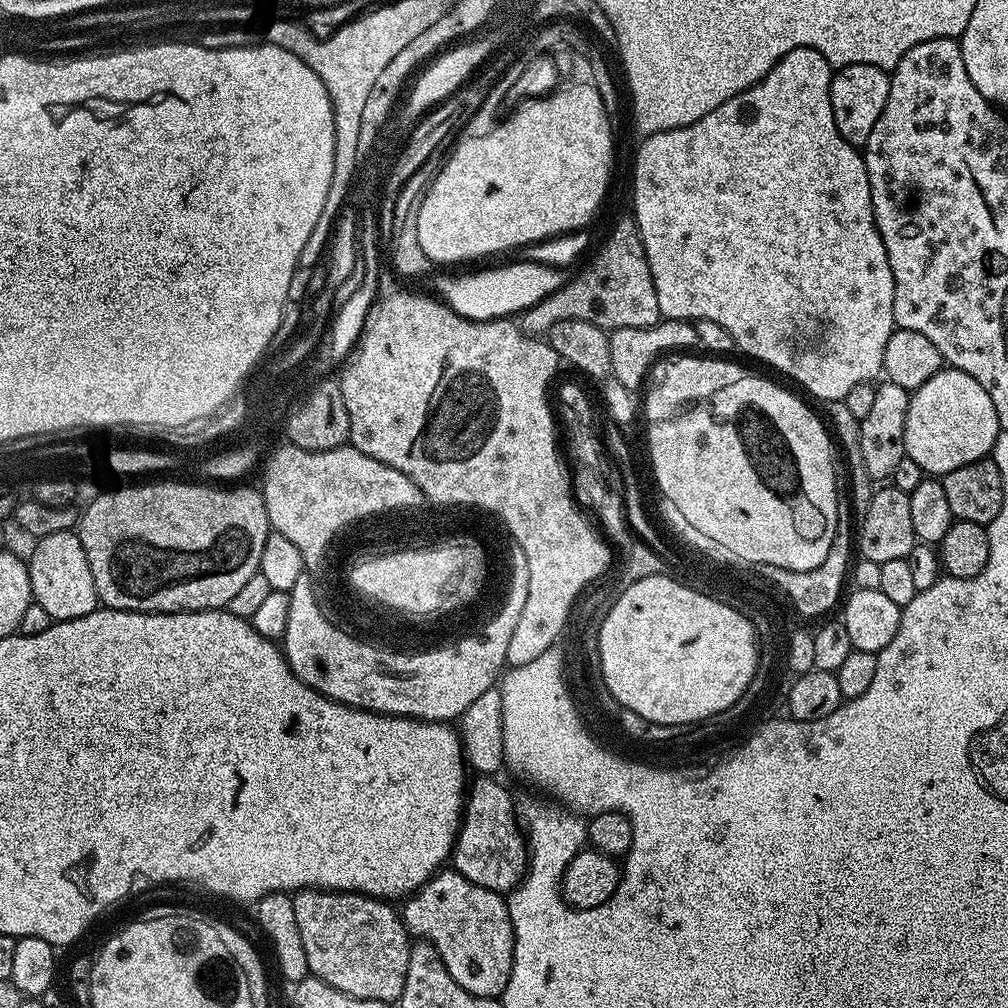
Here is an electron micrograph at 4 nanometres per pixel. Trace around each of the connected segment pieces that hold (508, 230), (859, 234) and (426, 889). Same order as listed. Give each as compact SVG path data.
M591 82L585 84L569 83L569 88L561 87L553 90L539 99L527 99L517 107L513 116L499 121L490 134L482 138L461 139L460 145L450 152L448 168L443 168L440 181L432 187L432 197L426 203L423 211L418 212L419 243L425 251L426 257L433 265L460 264L463 260L476 260L479 256L492 256L495 252L504 252L507 248L519 250L524 245L534 244L561 234L571 233L585 227L587 220L600 208L604 195L608 192L608 175L612 172L612 123L602 104L602 97Z
M790 50L790 54L783 56L760 83L722 102L722 106L710 110L706 118L698 118L698 122L685 128L645 135L632 164L632 208L636 211L634 219L646 250L646 262L650 266L650 278L654 278L654 294L658 294L658 310L663 319L718 322L718 326L730 330L730 338L734 338L739 351L797 380L810 395L827 402L840 402L854 386L875 381L875 376L881 375L886 342L890 342L896 323L894 274L874 218L864 158L857 145L846 142L846 138L838 134L834 122L834 106L830 106L833 71L832 65L818 54L818 50Z
M441 870L429 878L418 891L407 897L403 904L402 919L405 928L413 937L428 941L434 946L434 950L438 950L438 958L442 958L450 978L454 978L454 982L458 982L462 990L482 998L503 997L506 982L510 982L516 939L508 906L501 893L486 890L486 886L470 882L470 878L462 878L458 871Z

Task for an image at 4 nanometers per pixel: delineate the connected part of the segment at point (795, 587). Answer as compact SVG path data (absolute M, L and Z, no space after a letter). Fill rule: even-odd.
M838 495L838 526L834 534L834 542L830 546L830 554L826 554L822 566L814 570L799 572L798 570L782 570L782 566L761 564L764 576L769 576L771 582L778 585L776 592L788 595L789 602L804 616L820 616L823 612L830 611L836 603L836 607L841 603L842 593L845 591L844 580L846 584L846 577L850 572L850 561L854 556L854 524L851 512L854 512L854 501L851 495Z

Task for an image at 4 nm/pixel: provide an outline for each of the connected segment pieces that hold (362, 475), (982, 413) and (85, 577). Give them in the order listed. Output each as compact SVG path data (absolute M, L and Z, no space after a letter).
M290 443L283 447L272 457L269 455L263 465L262 495L271 531L290 538L290 542L298 546L305 565L319 565L320 549L328 540L329 533L346 520L373 509L406 508L421 503L422 497L410 477L354 447L325 452L302 450Z
M945 366L909 395L904 455L918 462L929 477L942 478L958 466L985 459L1001 431L990 394L970 374Z
M75 531L46 534L35 541L32 548L32 557L27 557L30 586L32 587L33 601L50 614L54 622L82 618L86 614L95 612L98 607L96 591L94 590L94 574L90 574L90 562L86 558L86 550L82 550L82 542Z

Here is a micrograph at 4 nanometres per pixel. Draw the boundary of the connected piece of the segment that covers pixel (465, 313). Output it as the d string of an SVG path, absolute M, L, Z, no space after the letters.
M514 260L512 264L460 277L440 276L434 282L433 293L459 316L468 320L497 320L519 315L540 304L550 294L556 293L569 278L569 273L563 267Z

